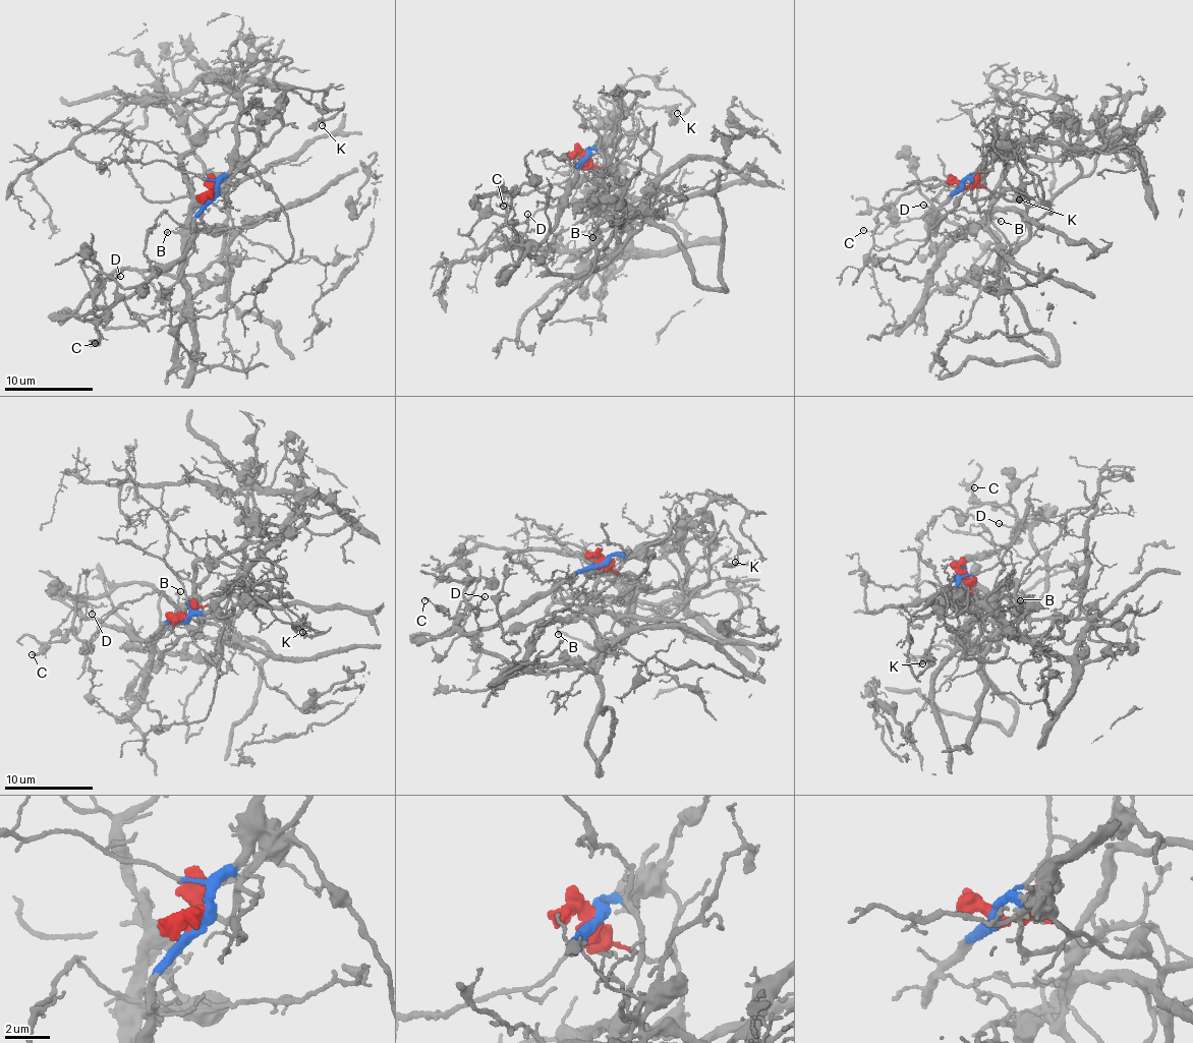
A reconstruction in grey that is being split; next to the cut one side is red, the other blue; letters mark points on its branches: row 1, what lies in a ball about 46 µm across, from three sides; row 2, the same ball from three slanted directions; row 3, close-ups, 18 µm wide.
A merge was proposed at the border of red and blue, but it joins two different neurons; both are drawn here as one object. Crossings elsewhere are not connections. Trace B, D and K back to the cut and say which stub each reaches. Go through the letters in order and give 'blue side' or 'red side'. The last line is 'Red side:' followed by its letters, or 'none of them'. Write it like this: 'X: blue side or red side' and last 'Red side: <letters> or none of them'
B: red side
D: blue side
K: blue side
Red side: B

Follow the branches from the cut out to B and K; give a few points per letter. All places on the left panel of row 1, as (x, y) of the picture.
B: (212, 195), (214, 185), (230, 177), (218, 178), (179, 231), (166, 232)
K: (212, 195), (225, 177), (234, 152), (244, 90), (259, 84), (295, 90), (318, 107), (324, 120), (321, 125)

